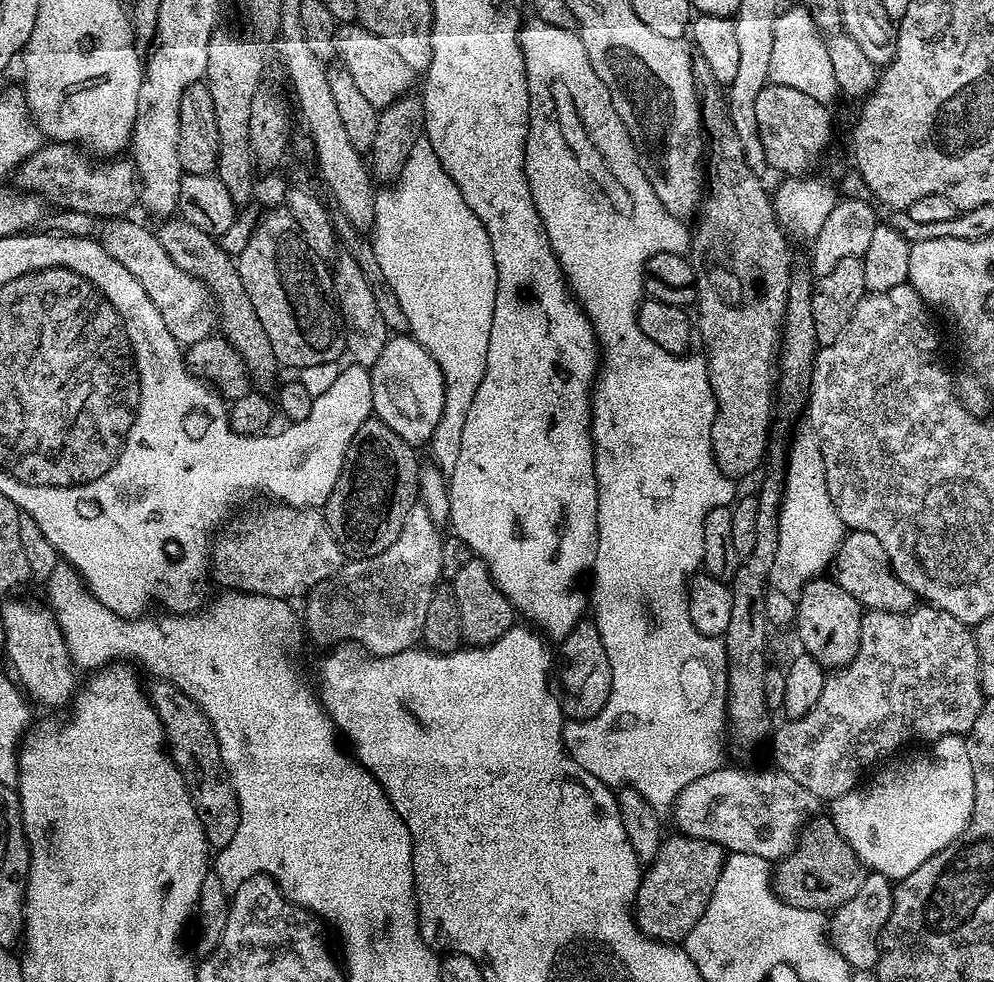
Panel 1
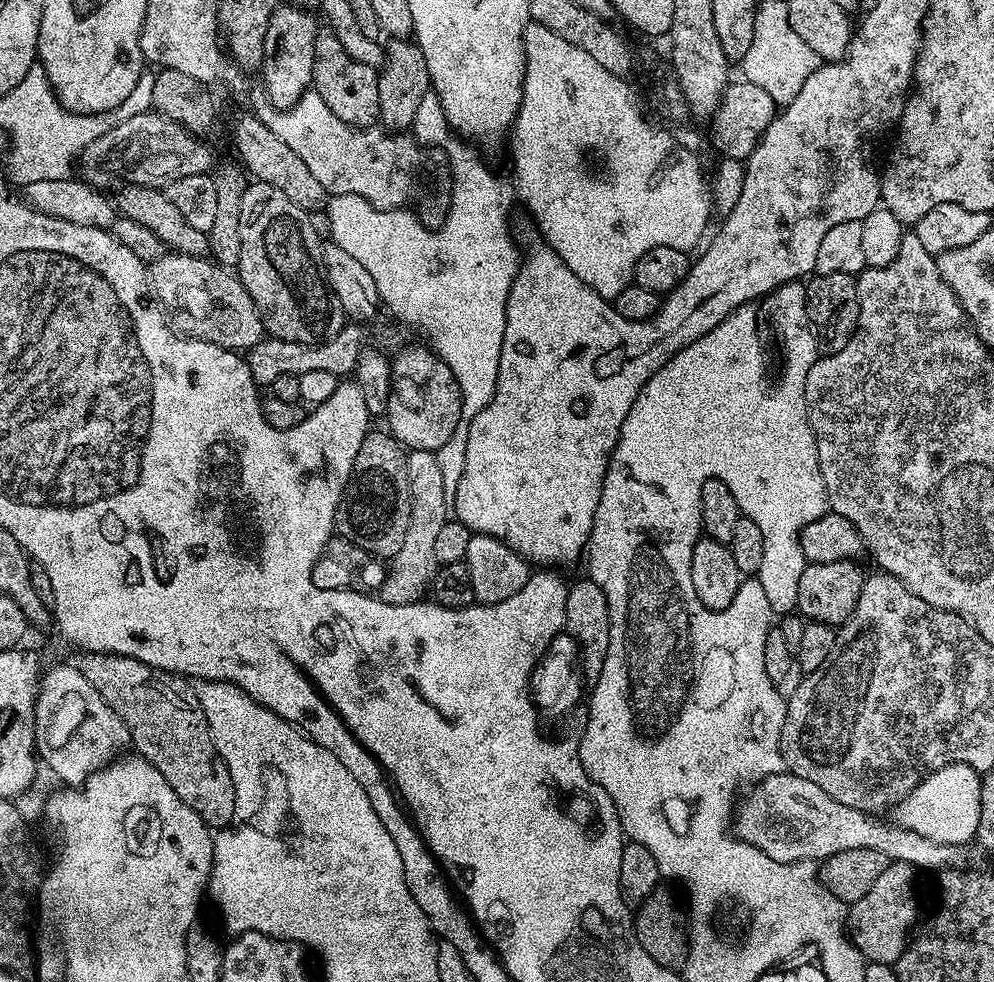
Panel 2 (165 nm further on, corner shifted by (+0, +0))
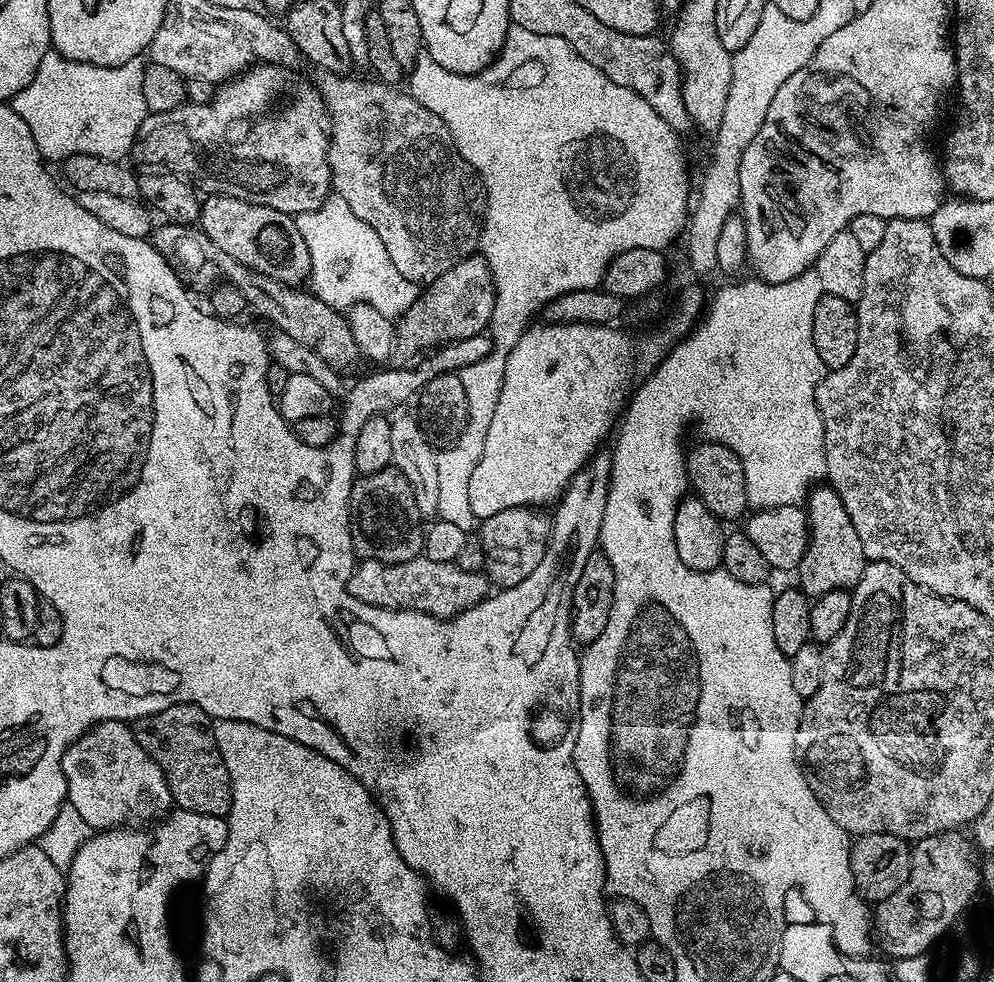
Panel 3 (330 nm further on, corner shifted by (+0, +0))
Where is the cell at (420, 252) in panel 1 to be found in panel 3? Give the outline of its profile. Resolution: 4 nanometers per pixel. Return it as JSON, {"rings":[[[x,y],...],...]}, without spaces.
{"rings":[[[329,195],[322,206],[312,212],[300,212],[294,219],[310,254],[310,291],[326,306],[347,310],[353,304],[369,304],[383,316],[399,318],[412,305],[410,298],[404,298],[404,284],[408,280],[390,262],[382,238],[346,206],[341,196]]]}

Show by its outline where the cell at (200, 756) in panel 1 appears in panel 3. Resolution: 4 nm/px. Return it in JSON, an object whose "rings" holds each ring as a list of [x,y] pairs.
{"rings":[[[179,704],[144,716],[131,725],[131,730],[142,750],[158,762],[177,809],[198,816],[224,817],[224,809],[228,807],[228,781],[223,765],[212,748],[211,733],[208,732],[208,725],[212,722],[213,717],[207,716],[202,709]]]}

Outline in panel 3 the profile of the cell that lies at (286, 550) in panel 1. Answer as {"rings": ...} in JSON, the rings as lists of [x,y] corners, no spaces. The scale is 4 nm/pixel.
{"rings":[[[421,554],[401,564],[360,560],[348,579],[348,593],[358,598],[358,602],[366,602],[370,606],[414,610],[447,618],[485,600],[490,595],[490,581],[484,572],[467,572],[455,563],[434,562]]]}

